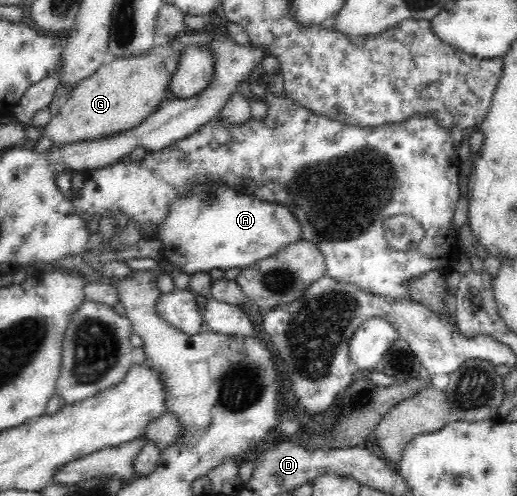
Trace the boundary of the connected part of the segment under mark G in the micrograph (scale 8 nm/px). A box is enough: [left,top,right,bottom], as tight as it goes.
[44,45,180,145]

